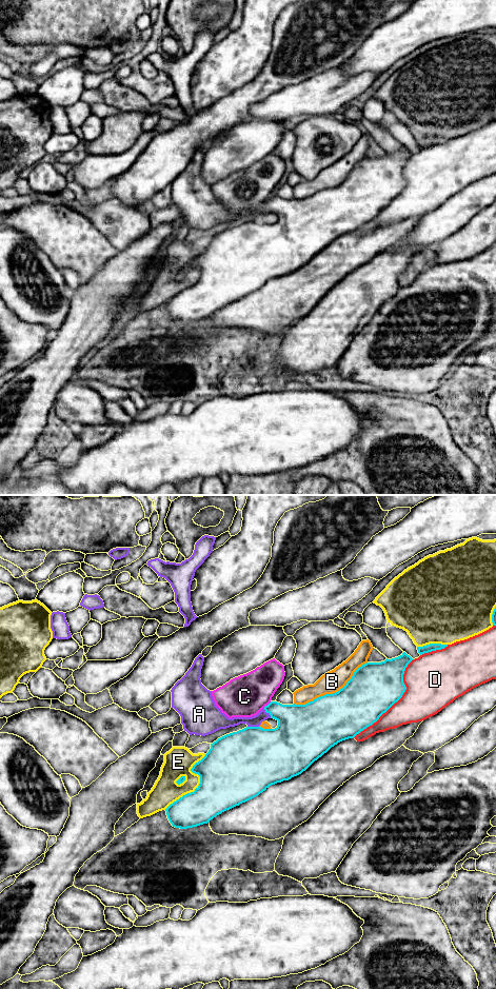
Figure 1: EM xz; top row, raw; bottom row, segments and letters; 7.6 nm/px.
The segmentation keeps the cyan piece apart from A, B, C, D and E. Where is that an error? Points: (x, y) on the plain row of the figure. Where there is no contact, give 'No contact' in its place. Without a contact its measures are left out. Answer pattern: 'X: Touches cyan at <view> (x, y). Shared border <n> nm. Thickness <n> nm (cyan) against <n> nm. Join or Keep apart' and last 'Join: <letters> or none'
A: Touches cyan at xz (253, 221). Shared border 100 nm. Thickness 480 nm (cyan) against 110 nm. Join
B: Touches cyan at xz (333, 188). Shared border 650 nm. Thickness 380 nm (cyan) against 160 nm. Keep apart
C: Touches cyan at xz (268, 199). Shared border 80 nm. Thickness 280 nm (cyan) against 320 nm. Keep apart
D: Touches cyan at xz (395, 196). Shared border 750 nm. Thickness 380 nm (cyan) against 320 nm. Keep apart
E: Touches cyan at xz (198, 280). Shared border 550 nm. Thickness 440 nm (cyan) against 220 nm. Keep apart
Join: A

